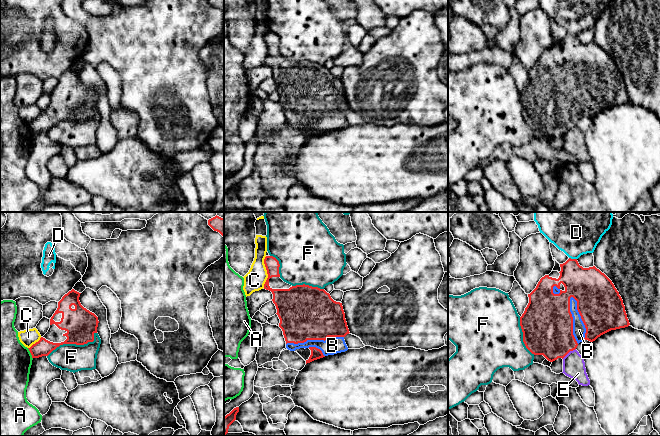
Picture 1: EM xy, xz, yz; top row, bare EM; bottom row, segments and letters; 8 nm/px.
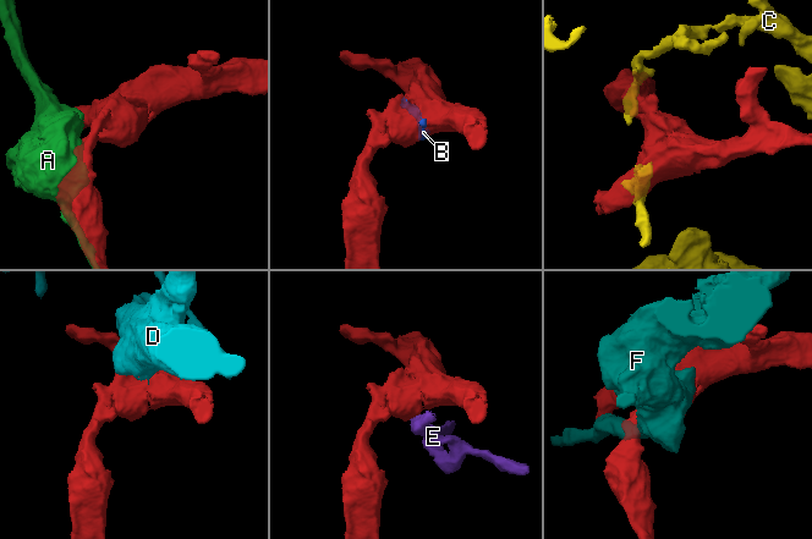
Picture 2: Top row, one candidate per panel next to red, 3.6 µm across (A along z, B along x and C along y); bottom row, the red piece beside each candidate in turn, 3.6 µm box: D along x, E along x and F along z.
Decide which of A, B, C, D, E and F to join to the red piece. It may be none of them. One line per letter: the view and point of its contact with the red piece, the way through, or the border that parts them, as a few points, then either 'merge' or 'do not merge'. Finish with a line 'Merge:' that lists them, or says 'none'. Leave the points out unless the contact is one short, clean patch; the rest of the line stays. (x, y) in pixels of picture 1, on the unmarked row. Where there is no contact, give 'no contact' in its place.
A: contact xy (30, 128); do not merge
B: contact yz (572, 96); merge
C: contact xz (267, 48); do not merge
D: contact yz (573, 35); do not merge
E: contact yz (568, 128); do not merge
F: contact xy (74, 119); do not merge
Merge: B

